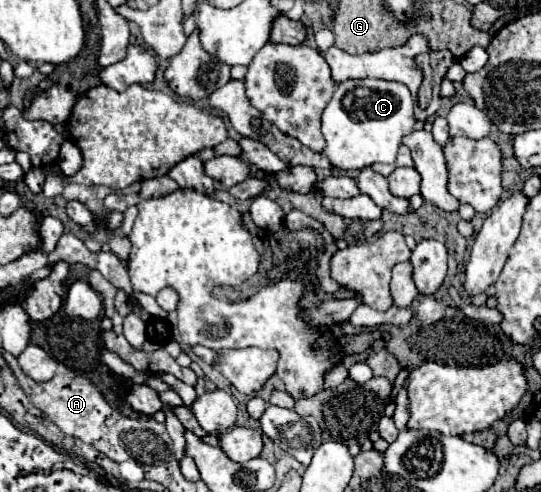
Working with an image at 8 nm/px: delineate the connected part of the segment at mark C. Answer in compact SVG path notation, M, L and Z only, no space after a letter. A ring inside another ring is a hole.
M347 79L337 83L333 99L321 117L325 137L323 155L341 171L363 169L373 163L391 163L401 139L415 129L415 101L405 85L381 79Z

